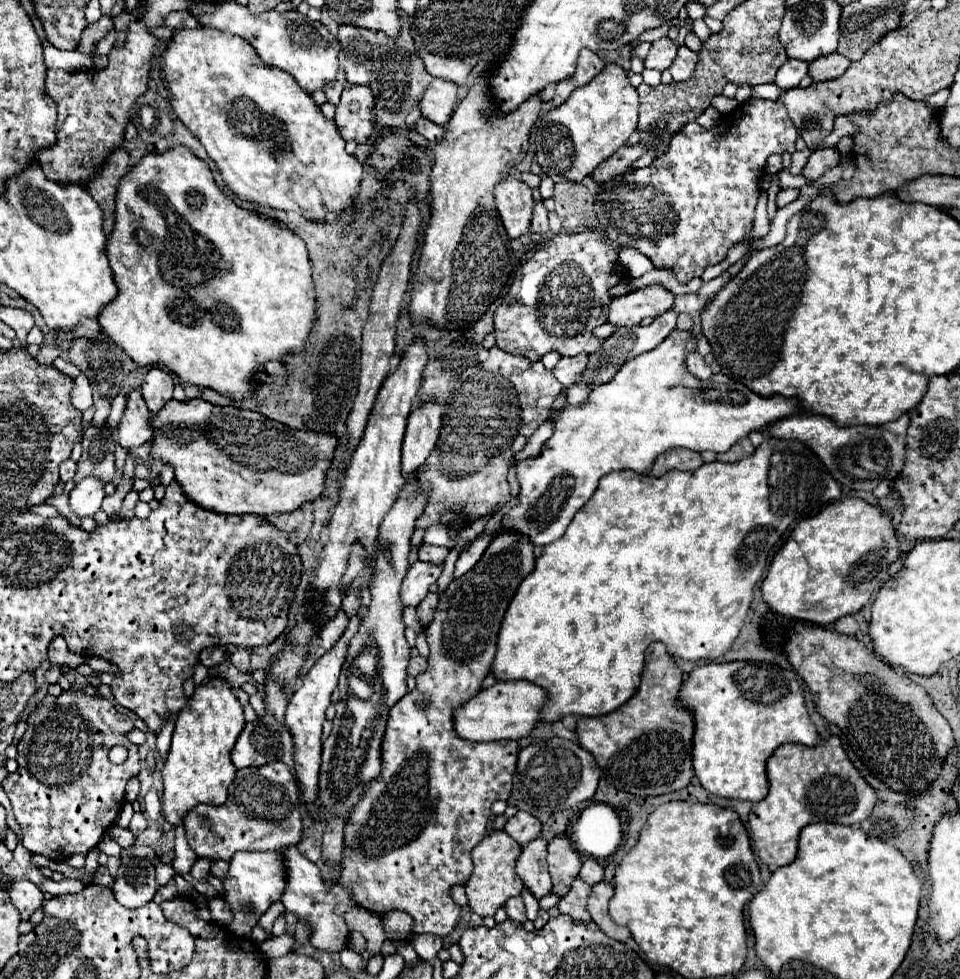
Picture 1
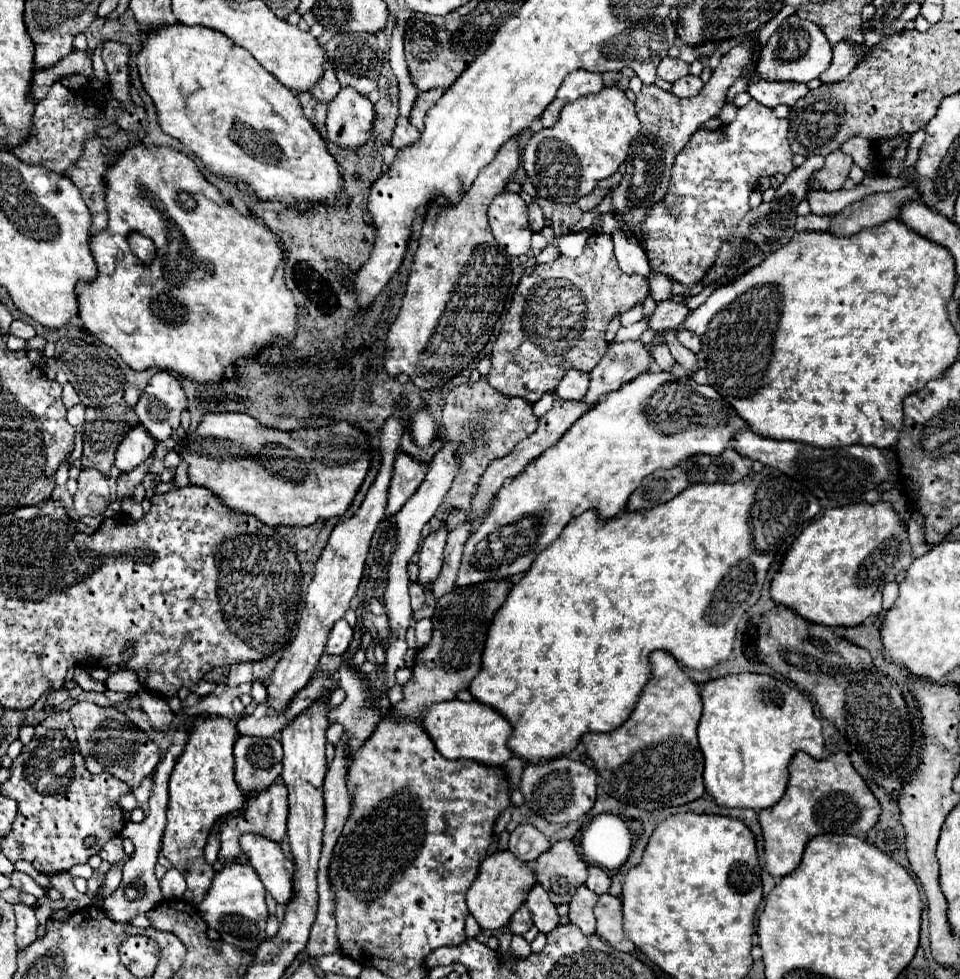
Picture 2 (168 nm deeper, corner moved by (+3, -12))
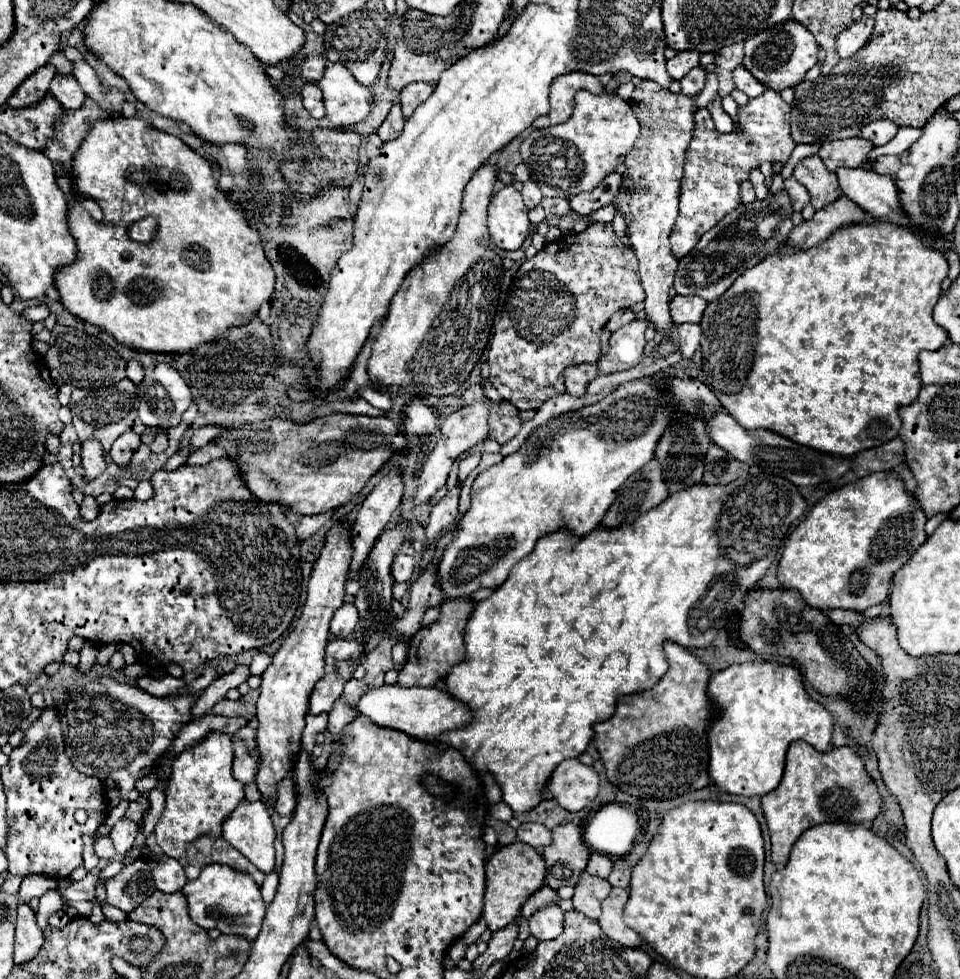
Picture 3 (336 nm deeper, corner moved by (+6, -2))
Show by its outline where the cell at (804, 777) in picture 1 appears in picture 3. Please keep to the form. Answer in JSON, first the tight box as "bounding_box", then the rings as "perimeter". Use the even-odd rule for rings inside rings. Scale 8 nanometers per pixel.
{"bounding_box":[761,742,881,868],"perimeter":[[[793,742],[787,752],[787,764],[781,784],[769,792],[765,798],[761,798],[761,808],[767,820],[769,836],[771,836],[771,860],[779,868],[787,864],[789,854],[797,838],[811,826],[817,826],[821,822],[873,822],[875,816],[881,812],[881,796],[877,792],[877,786],[863,768],[863,760],[857,756],[857,752],[849,746],[833,748],[829,752],[817,752],[807,742]]]}

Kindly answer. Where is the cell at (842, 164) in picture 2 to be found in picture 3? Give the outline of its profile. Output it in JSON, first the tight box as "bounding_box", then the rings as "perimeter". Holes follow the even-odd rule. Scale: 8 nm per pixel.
{"bounding_box":[819,138,873,172],"perimeter":[[[847,138],[847,140],[833,140],[827,144],[821,144],[819,158],[825,162],[829,172],[837,172],[837,168],[857,168],[861,162],[867,160],[869,150],[873,144],[865,138]]]}

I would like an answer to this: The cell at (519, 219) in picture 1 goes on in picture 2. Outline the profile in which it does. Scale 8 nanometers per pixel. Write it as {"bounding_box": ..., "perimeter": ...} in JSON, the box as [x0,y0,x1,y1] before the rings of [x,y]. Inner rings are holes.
{"bounding_box":[488,194,532,256],"perimeter":[[[498,194],[488,208],[488,220],[494,240],[506,250],[508,256],[530,252],[532,232],[528,226],[526,202],[518,194]]]}

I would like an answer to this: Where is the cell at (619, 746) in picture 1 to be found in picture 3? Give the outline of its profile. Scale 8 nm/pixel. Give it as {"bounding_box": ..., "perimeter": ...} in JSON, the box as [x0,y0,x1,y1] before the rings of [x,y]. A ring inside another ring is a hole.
{"bounding_box":[593,642,711,800],"perimeter":[[[665,642],[663,650],[669,662],[665,676],[653,688],[619,700],[615,714],[593,726],[593,742],[605,764],[609,782],[625,794],[651,800],[677,798],[709,784],[705,738],[705,726],[711,718],[707,700],[709,670],[687,648],[675,642]]]}

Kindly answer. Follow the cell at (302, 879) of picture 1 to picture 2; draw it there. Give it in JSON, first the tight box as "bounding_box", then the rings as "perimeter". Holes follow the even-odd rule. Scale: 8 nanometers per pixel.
{"bounding_box":[240,834,294,904],"perimeter":[[[244,834],[240,836],[240,848],[248,856],[248,864],[256,870],[264,888],[274,896],[274,900],[278,904],[288,904],[294,892],[294,864],[282,854],[280,844],[258,834]]]}

